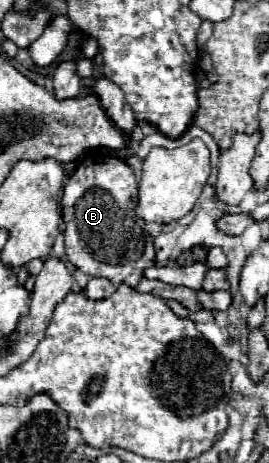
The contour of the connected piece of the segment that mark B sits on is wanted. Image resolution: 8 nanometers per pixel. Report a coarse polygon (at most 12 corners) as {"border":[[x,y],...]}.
{"border":[[99,156],[65,184],[65,256],[115,286],[139,284],[153,238],[137,178]]}

